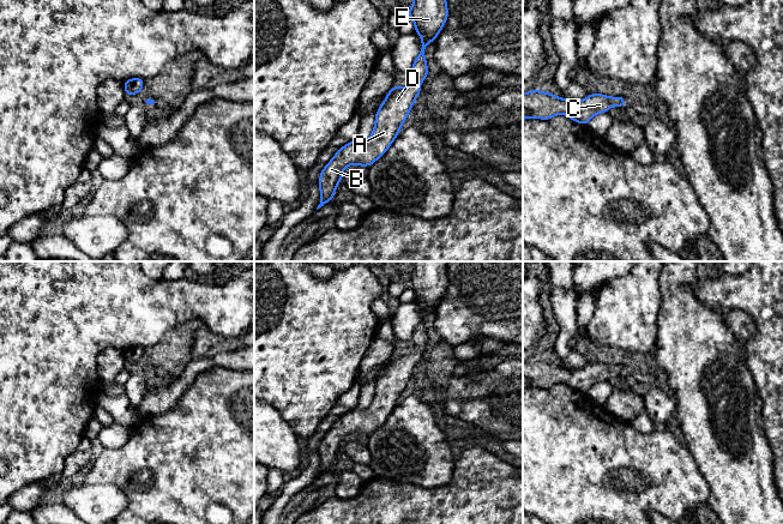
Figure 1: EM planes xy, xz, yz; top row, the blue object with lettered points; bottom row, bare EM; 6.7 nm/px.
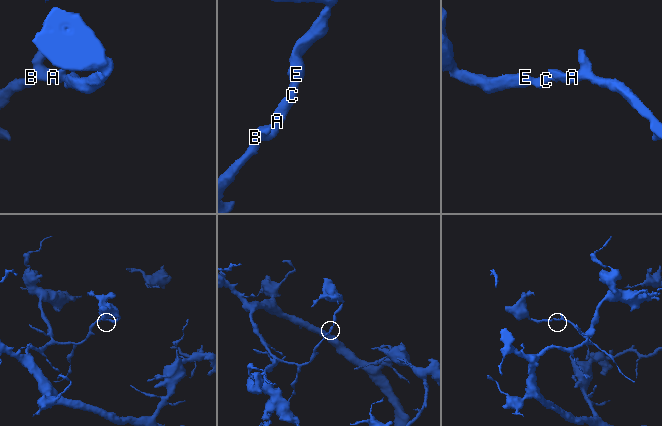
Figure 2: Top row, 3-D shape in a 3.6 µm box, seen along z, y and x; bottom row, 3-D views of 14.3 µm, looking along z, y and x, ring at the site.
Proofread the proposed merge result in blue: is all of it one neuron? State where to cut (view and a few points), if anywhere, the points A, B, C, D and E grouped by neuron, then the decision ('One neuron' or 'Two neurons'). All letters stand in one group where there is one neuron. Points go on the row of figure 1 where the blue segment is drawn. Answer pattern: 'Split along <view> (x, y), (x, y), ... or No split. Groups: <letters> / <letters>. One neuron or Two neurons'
No split. Groups: A B C D E. One neuron

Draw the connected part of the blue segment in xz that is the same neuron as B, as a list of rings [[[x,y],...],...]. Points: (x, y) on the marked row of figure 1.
[[[414,0],[409,18],[415,23],[415,32],[422,40],[421,52],[415,59],[411,73],[415,83],[409,86],[393,86],[375,114],[374,130],[365,141],[354,140],[342,146],[325,165],[319,176],[320,204],[317,210],[332,199],[342,180],[343,170],[351,164],[369,167],[379,159],[398,137],[416,97],[421,83],[428,76],[426,47],[434,41],[447,20],[446,0]]]

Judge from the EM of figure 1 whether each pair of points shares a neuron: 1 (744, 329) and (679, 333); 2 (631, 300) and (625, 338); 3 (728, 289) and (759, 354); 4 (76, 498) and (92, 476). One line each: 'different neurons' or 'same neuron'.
1: different neurons
2: same neuron
3: same neuron
4: different neurons

